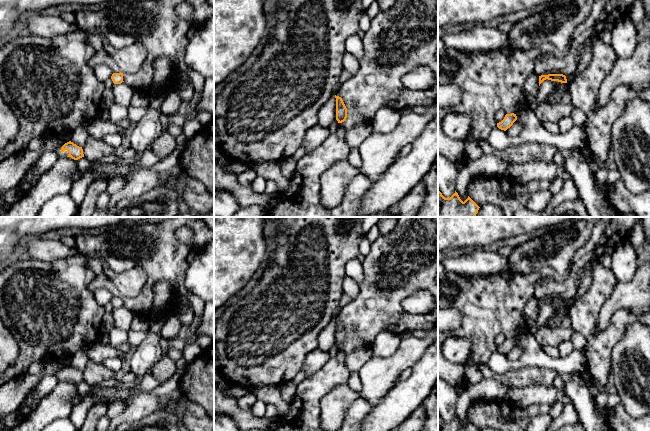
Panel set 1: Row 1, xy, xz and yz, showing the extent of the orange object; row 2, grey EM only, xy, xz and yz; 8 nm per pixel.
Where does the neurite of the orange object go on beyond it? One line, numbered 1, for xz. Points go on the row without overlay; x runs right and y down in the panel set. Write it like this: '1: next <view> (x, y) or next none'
1: next none

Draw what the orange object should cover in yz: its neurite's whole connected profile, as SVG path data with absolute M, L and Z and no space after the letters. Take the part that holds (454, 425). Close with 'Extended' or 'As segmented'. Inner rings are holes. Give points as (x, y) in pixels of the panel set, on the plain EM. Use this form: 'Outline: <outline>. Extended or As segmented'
Outline: M438 414L438 431L479 431L469 420L463 426L458 417L455 417L450 422L445 422Z. As segmented

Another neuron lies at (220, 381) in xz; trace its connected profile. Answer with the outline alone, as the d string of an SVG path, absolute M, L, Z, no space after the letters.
M221 371L214 372L214 385L221 389L228 389L231 383L222 375Z

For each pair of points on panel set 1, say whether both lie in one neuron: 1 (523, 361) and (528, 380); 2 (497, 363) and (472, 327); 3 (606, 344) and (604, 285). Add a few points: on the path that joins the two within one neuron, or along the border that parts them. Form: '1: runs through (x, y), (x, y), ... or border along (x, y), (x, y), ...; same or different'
1: border along (547, 368), (522, 366), (509, 369), (502, 374); different
2: border along (496, 349), (486, 363); different
3: runs through (591, 335), (590, 304), (592, 301); same

